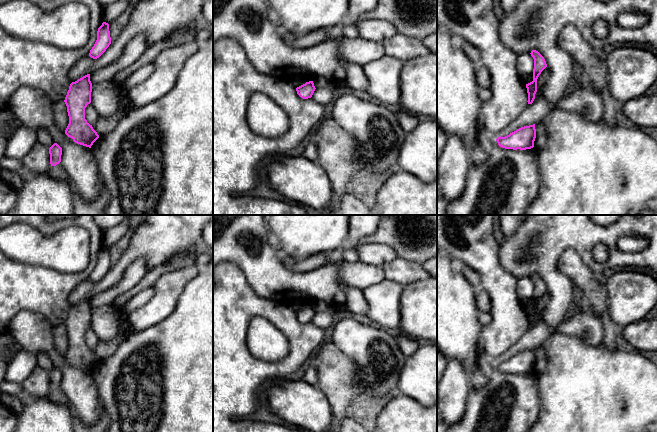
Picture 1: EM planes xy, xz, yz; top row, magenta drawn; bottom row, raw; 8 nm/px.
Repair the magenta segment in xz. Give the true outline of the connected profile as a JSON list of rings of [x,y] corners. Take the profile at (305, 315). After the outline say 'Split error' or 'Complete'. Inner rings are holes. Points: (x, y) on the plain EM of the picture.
[[[313,305],[306,306],[305,308],[299,310],[296,312],[297,318],[303,322],[303,323],[308,323],[311,322],[314,315],[315,315],[315,310]]]. Complete

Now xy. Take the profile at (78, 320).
[[[87,298],[70,308],[64,324],[69,340],[65,358],[75,367],[89,372],[99,362],[92,349],[85,343],[85,332],[91,327],[91,316],[90,298]]]. Complete

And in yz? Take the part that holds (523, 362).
[[[533,348],[521,351],[505,361],[499,360],[496,365],[500,371],[505,373],[526,374],[534,371],[535,362],[536,353]]]. Complete

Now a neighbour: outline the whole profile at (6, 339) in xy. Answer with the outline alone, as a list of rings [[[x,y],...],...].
[[[7,331],[0,334],[0,358],[5,358],[8,355],[10,345],[14,342],[15,339]]]

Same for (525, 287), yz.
[[[530,277],[518,278],[517,282],[517,294],[522,303],[525,303],[529,299],[533,299],[534,283]]]

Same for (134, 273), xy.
[[[136,259],[125,269],[122,279],[119,282],[107,290],[92,296],[90,299],[91,307],[114,305],[115,300],[138,284],[148,271],[146,259]]]

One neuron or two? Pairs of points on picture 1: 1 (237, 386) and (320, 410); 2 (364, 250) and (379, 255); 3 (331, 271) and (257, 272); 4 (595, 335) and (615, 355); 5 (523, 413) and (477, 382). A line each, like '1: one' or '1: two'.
1: two
2: one
3: one
4: two
5: two

